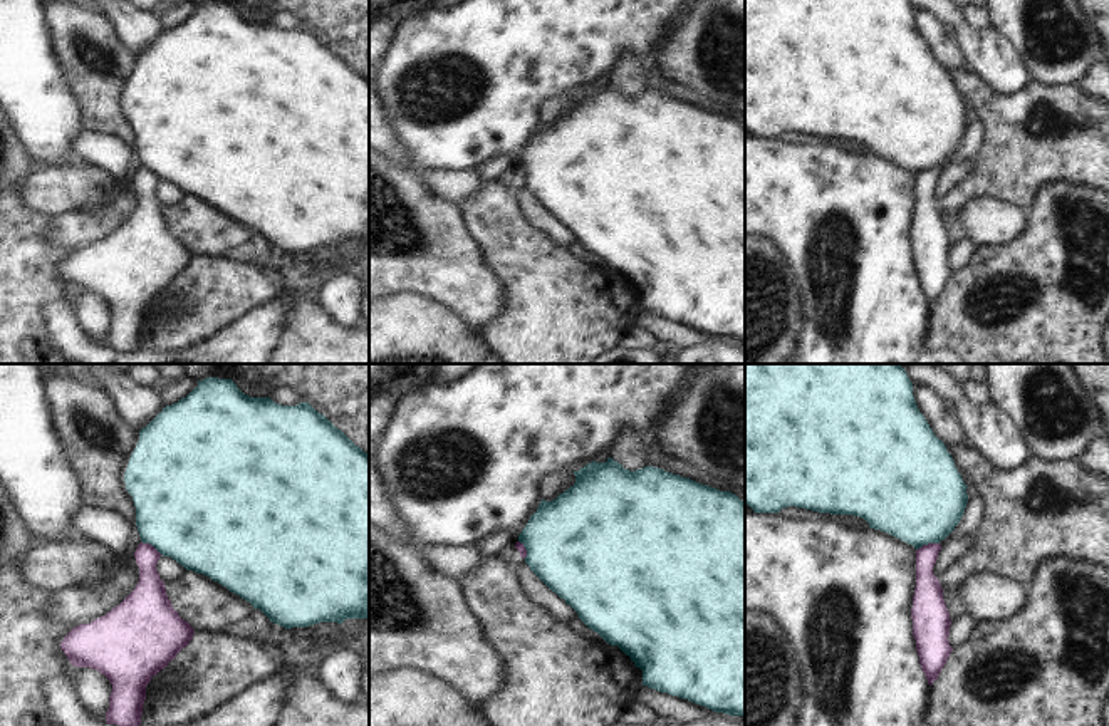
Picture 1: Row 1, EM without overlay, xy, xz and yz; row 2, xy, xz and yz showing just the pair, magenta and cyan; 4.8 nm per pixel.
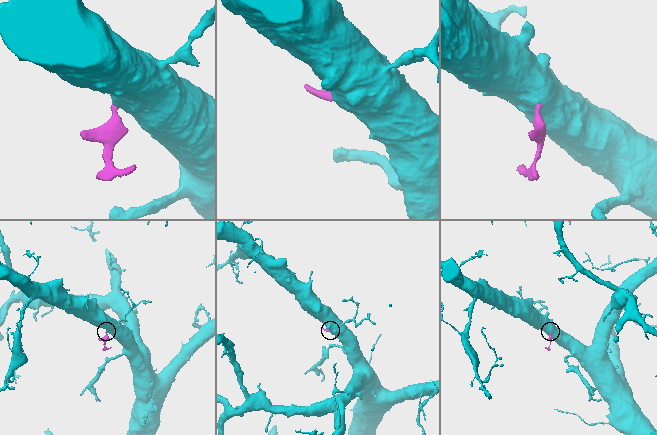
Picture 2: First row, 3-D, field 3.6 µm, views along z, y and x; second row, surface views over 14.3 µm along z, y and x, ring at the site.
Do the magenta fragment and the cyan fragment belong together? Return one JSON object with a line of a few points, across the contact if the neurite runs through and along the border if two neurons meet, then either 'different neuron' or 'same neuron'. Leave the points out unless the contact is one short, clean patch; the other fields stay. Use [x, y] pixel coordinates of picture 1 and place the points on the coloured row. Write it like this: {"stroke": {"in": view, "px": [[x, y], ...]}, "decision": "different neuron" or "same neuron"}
{"stroke": {"in": "yz", "px": [[938, 542], [928, 542], [916, 550]]}, "decision": "different neuron"}

